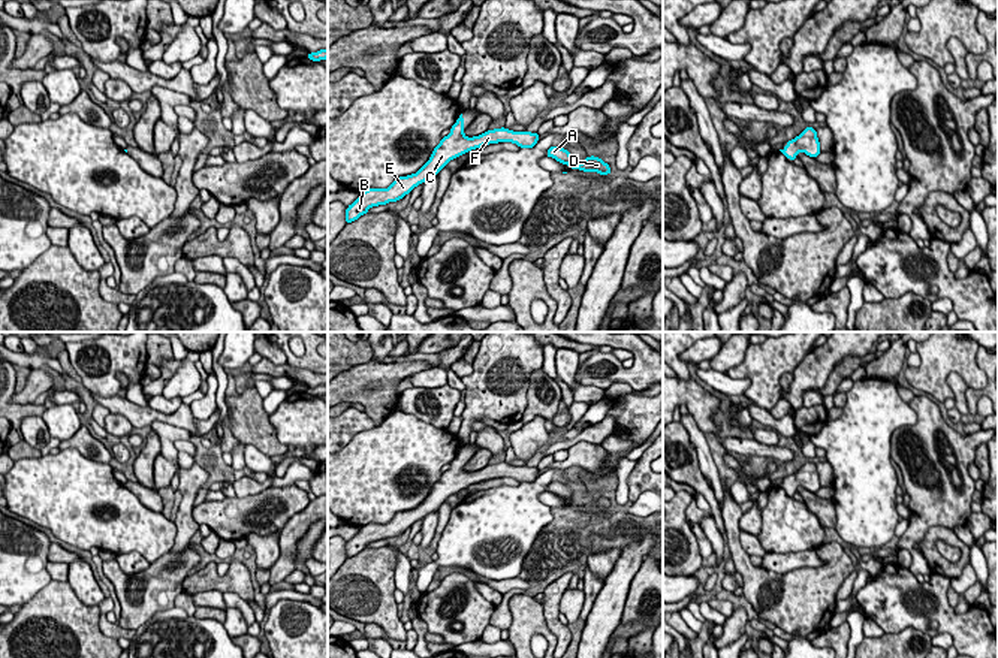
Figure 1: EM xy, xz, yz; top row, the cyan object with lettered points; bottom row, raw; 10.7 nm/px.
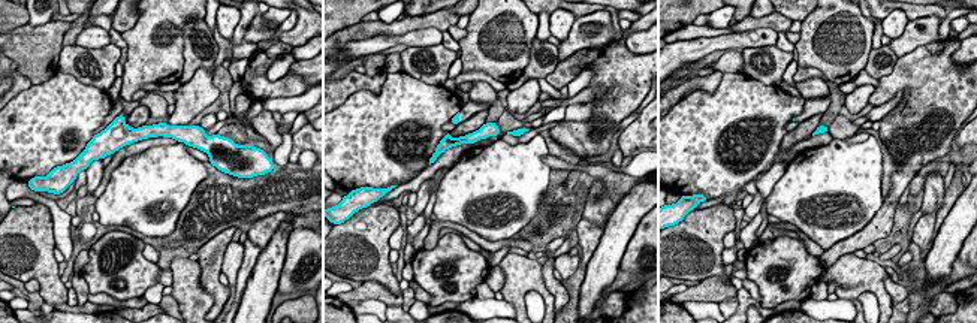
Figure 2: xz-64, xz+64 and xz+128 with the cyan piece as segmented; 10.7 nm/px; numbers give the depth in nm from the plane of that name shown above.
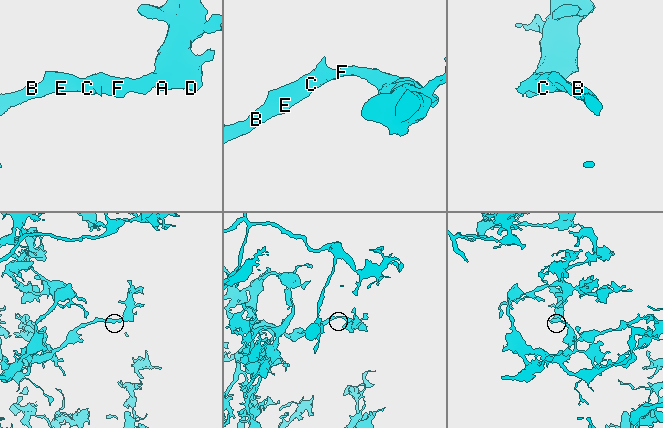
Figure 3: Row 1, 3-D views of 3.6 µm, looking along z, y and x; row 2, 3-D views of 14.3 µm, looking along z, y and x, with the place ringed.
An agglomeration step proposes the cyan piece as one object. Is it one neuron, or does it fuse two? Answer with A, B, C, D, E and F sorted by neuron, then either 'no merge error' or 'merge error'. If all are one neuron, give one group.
A B C D E F; no merge error

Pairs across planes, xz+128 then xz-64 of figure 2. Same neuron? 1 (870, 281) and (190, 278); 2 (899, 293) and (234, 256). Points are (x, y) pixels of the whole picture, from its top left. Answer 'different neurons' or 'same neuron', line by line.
1: same neuron
2: different neurons

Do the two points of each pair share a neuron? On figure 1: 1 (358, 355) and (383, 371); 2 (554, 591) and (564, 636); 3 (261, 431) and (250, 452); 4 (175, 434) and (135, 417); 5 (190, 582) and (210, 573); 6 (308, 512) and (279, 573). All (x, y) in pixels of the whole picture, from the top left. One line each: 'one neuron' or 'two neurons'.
1: two neurons
2: one neuron
3: two neurons
4: two neurons
5: one neuron
6: one neuron

